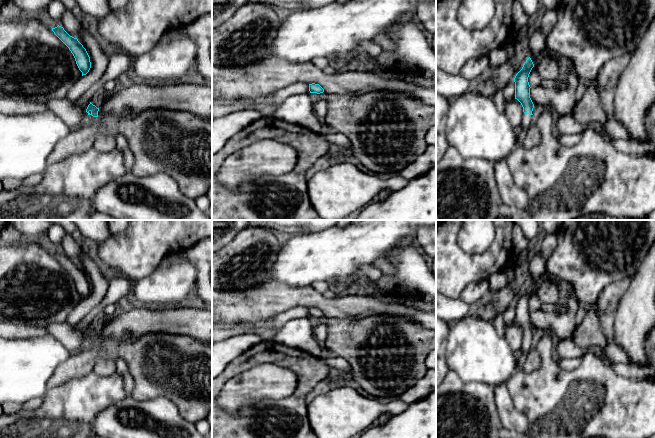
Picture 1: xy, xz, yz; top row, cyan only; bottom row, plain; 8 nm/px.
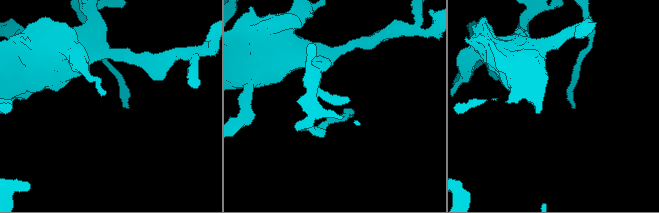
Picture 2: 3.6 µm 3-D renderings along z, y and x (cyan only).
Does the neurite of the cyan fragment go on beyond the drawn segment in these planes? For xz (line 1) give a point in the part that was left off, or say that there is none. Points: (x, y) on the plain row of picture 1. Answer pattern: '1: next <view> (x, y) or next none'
1: next none

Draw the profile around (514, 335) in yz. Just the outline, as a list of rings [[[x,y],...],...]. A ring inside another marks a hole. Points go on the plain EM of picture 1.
[[[517,323],[506,327],[505,339],[514,352],[519,352],[522,347],[523,331]]]

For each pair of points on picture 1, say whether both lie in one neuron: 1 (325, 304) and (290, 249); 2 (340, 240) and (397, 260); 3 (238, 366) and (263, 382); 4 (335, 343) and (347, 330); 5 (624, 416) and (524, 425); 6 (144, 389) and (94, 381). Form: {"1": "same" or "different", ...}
{"1": "different", "2": "different", "3": "different", "4": "same", "5": "different", "6": "different"}

